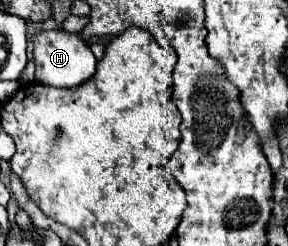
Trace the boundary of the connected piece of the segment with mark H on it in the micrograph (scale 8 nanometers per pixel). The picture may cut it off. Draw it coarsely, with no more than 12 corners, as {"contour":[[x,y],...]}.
{"contour":[[65,31],[35,39],[35,81],[71,89],[95,75],[89,45]]}

